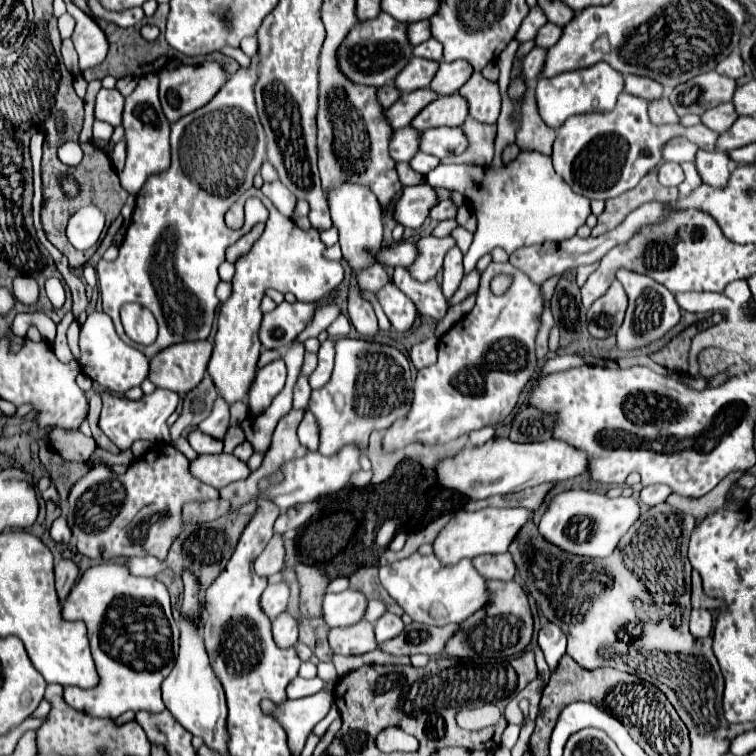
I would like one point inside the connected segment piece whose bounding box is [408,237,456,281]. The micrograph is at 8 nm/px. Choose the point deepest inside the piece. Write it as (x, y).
(432, 250)

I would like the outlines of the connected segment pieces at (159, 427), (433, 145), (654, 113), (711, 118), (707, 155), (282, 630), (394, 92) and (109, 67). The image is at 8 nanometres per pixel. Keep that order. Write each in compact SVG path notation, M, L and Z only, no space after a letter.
M156 389L152 395L144 395L140 401L130 401L124 395L114 395L110 391L102 391L102 413L100 413L100 429L106 437L120 449L126 451L138 439L148 439L152 443L168 441L168 425L166 419L178 407L178 395L168 389Z
M460 127L428 129L420 139L420 151L440 159L448 155L460 155L464 149L468 149L468 139L464 139L464 131Z
M662 97L660 101L652 101L648 107L648 115L652 117L654 125L676 125L676 123L680 123L680 117L676 115L676 111L672 109L672 105L666 97Z
M722 103L716 109L710 109L708 113L702 115L702 123L716 133L724 133L724 129L732 127L736 119L738 119L738 113L732 103Z
M698 151L696 169L704 183L724 187L730 177L730 157L724 151Z
M280 613L280 617L272 621L272 633L278 647L294 647L298 641L296 619L290 613Z
M388 83L388 85L380 87L380 91L378 91L378 101L380 101L386 109L392 107L398 99L400 99L400 91L394 87L394 83Z
M158 5L158 11L156 11L152 17L146 19L148 25L160 27L160 35L158 35L158 39L154 39L154 41L146 41L146 39L140 35L140 29L142 29L140 25L130 27L130 29L120 29L120 27L116 27L116 25L110 25L110 23L100 21L102 29L106 31L106 37L110 39L110 57L106 57L100 65L84 71L84 73L82 73L84 79L86 79L86 81L104 79L106 75L112 75L112 77L116 77L116 79L130 77L130 75L132 75L132 77L138 77L138 69L142 69L142 67L146 67L146 65L152 65L152 63L156 63L158 59L170 59L170 57L168 57L168 55L170 55L170 45L164 41L164 27L166 27L168 13L170 13L170 5Z

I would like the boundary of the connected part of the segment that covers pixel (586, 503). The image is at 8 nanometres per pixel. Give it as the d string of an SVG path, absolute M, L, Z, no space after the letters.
M576 489L576 491L564 491L552 499L538 529L548 543L556 545L558 549L564 549L566 553L580 557L608 557L614 553L614 549L618 549L620 539L638 521L638 517L640 517L640 505L632 497L610 499L602 493Z

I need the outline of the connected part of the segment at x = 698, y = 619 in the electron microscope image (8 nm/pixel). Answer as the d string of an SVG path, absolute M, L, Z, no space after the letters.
M692 609L690 617L690 633L694 637L708 637L712 631L712 613L708 609Z

